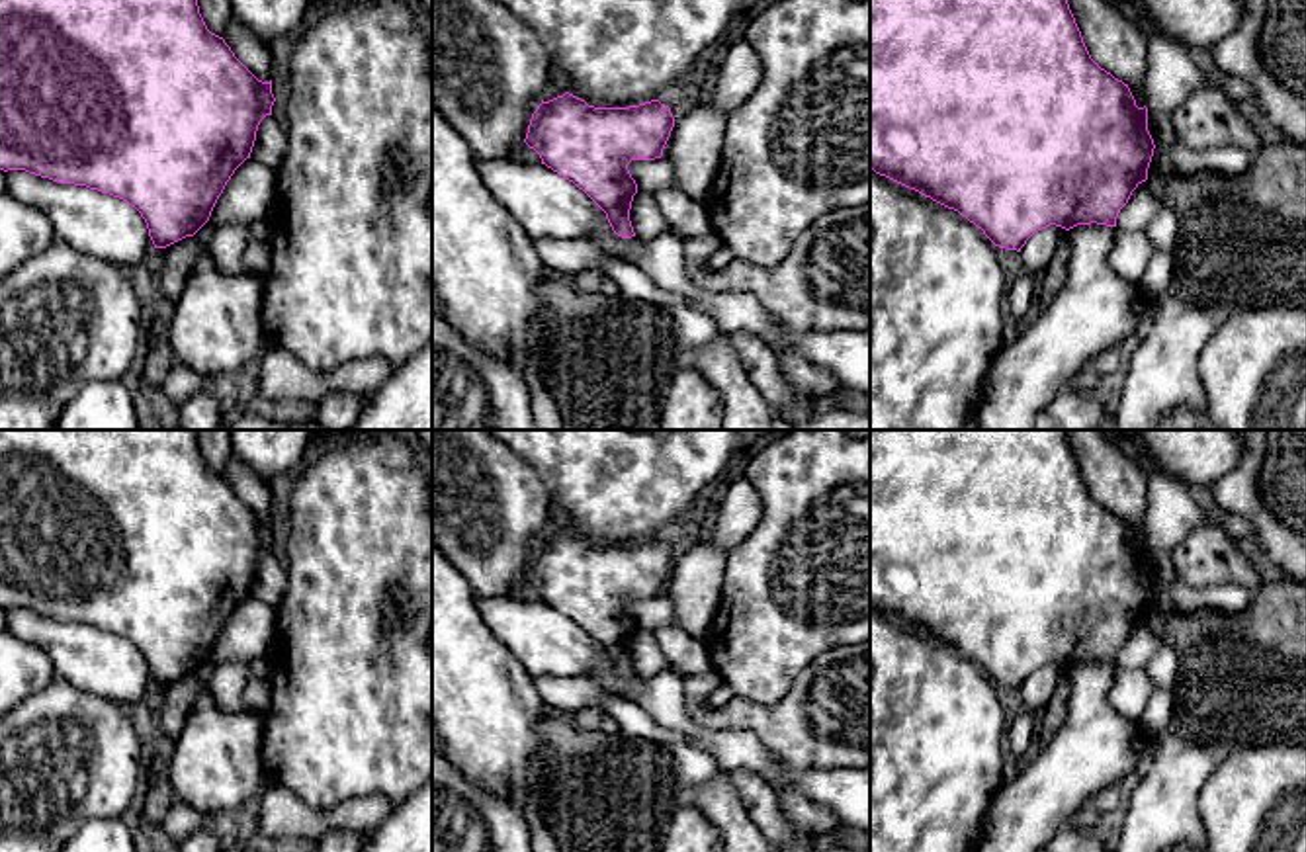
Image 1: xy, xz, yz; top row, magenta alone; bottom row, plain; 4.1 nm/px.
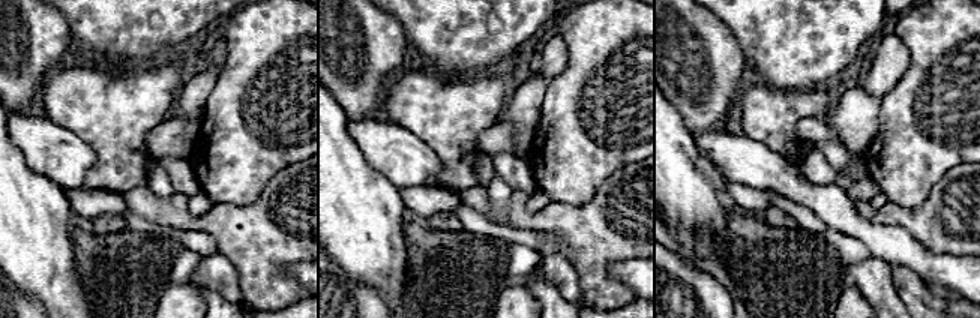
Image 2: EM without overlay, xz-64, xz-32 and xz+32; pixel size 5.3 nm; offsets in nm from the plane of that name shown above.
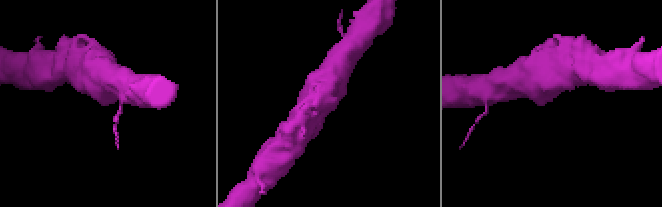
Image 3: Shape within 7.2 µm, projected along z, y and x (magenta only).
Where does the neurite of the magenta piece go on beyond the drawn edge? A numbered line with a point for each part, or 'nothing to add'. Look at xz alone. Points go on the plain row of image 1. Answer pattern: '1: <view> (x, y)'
nothing to add

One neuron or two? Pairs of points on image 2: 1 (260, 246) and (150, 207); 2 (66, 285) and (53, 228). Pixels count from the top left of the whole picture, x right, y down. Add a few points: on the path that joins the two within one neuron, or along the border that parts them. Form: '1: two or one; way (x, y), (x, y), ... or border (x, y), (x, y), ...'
1: one; way (233, 227), (225, 222), (188, 222), (177, 215)
2: one; way (53, 272), (53, 242)

